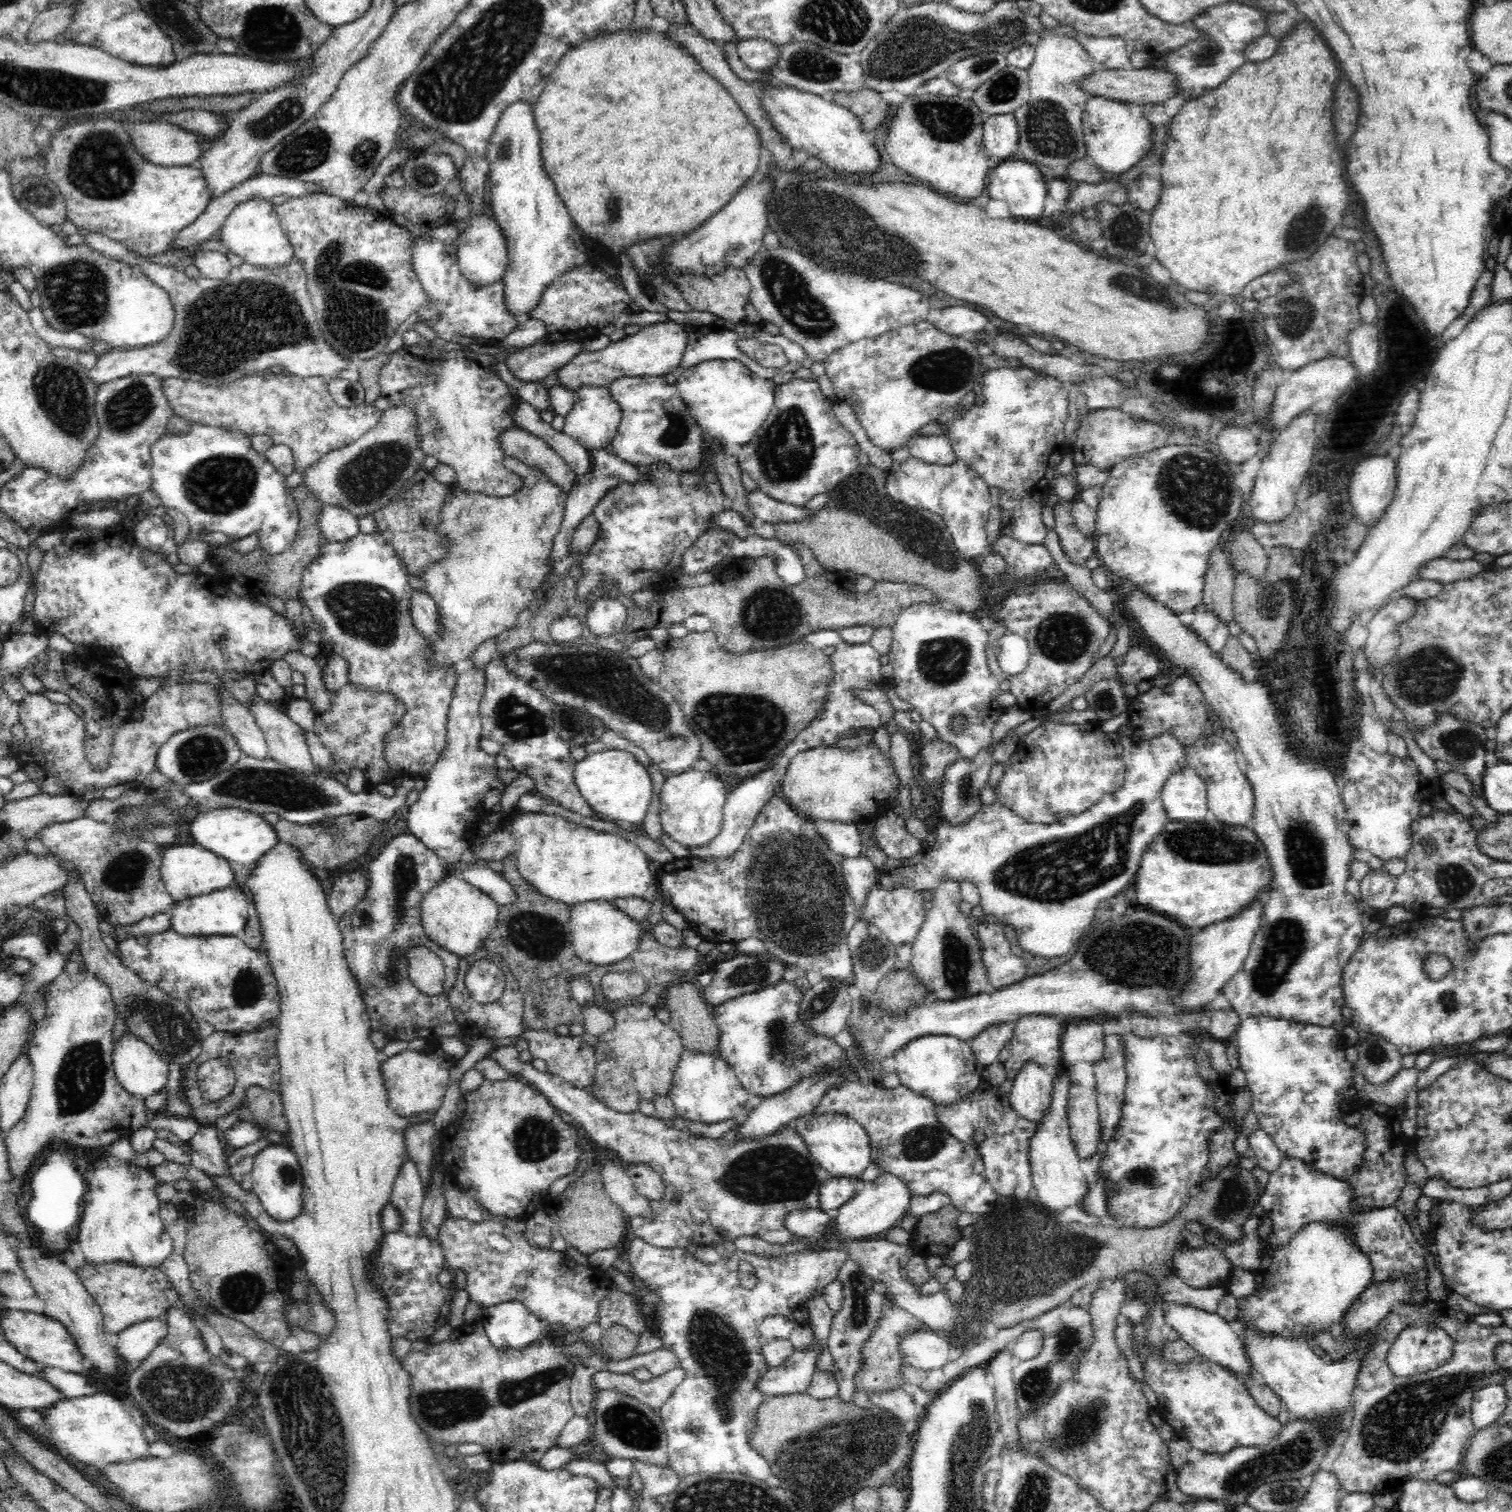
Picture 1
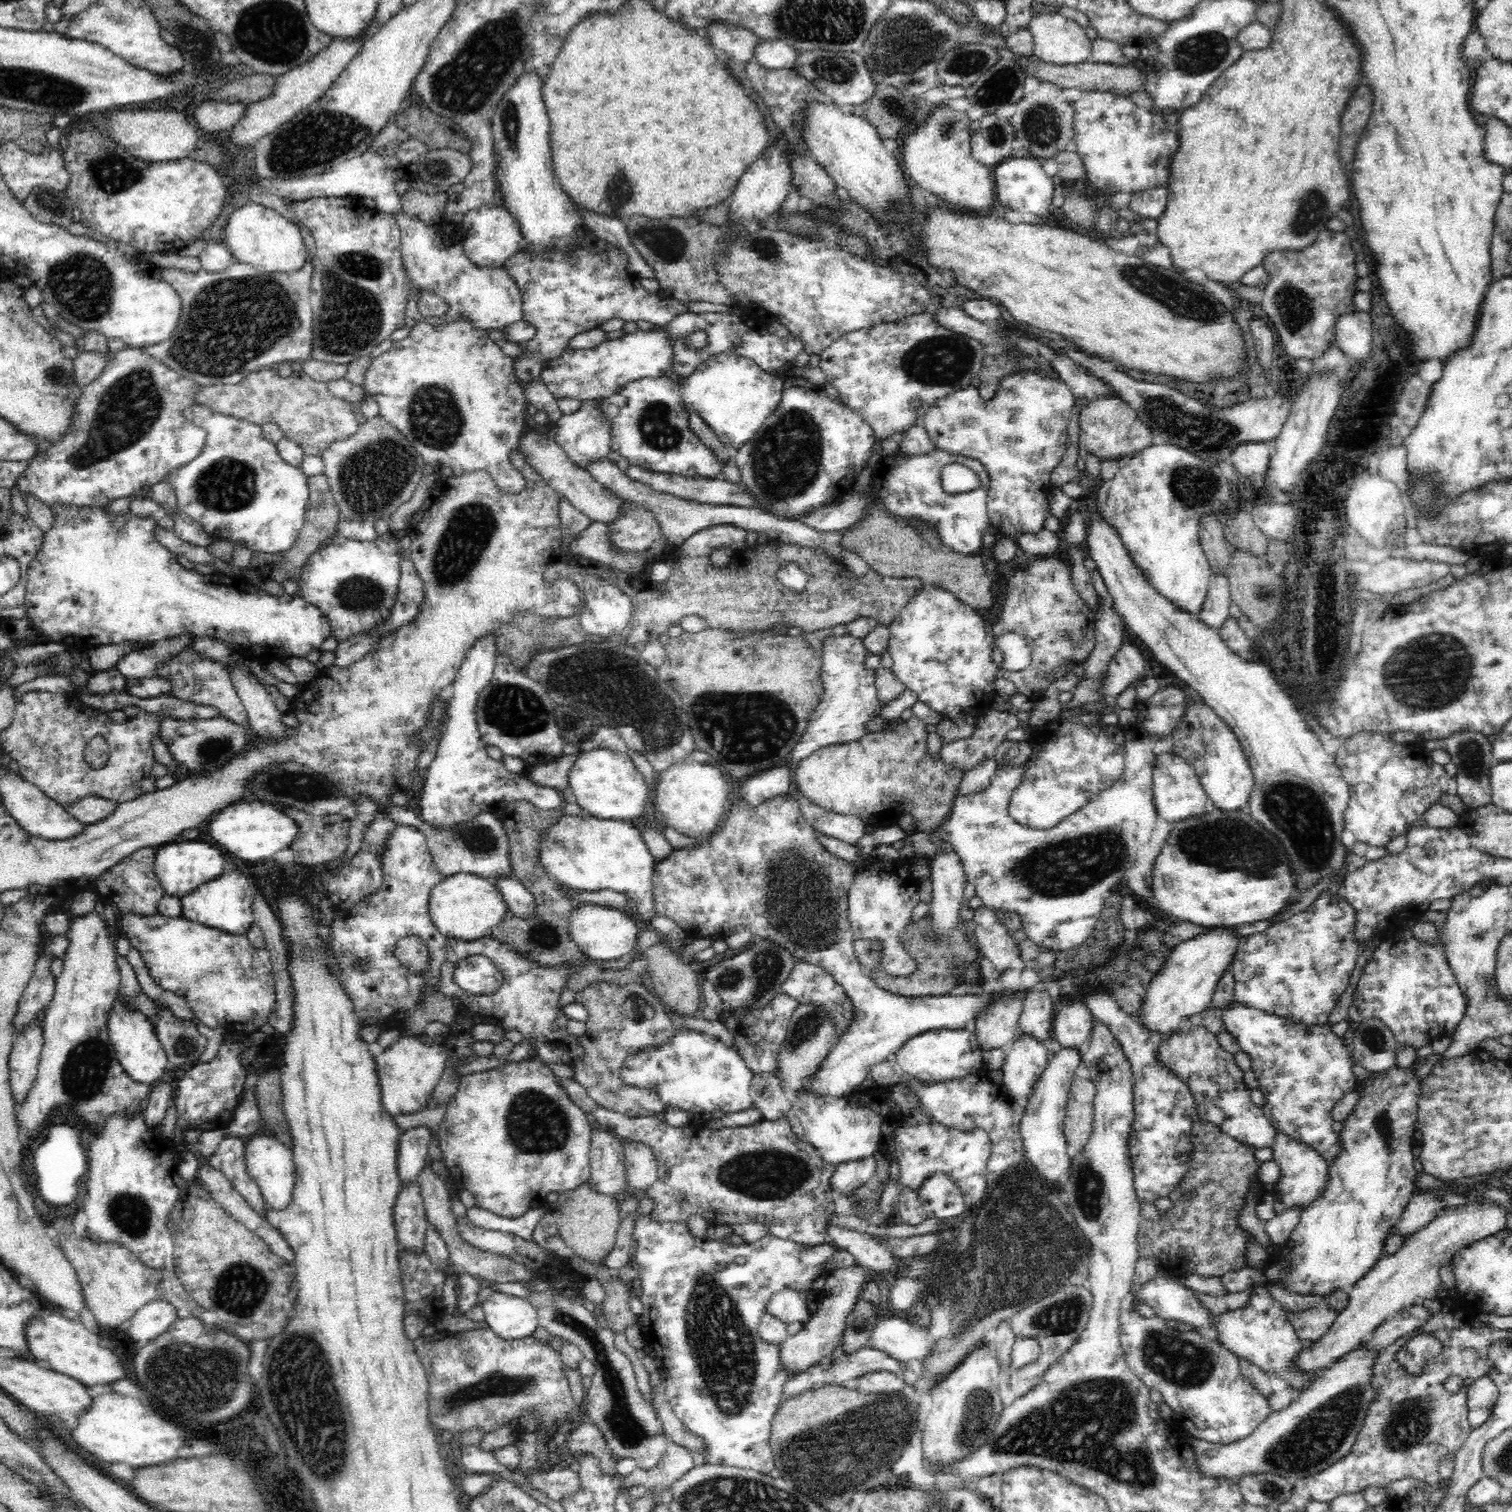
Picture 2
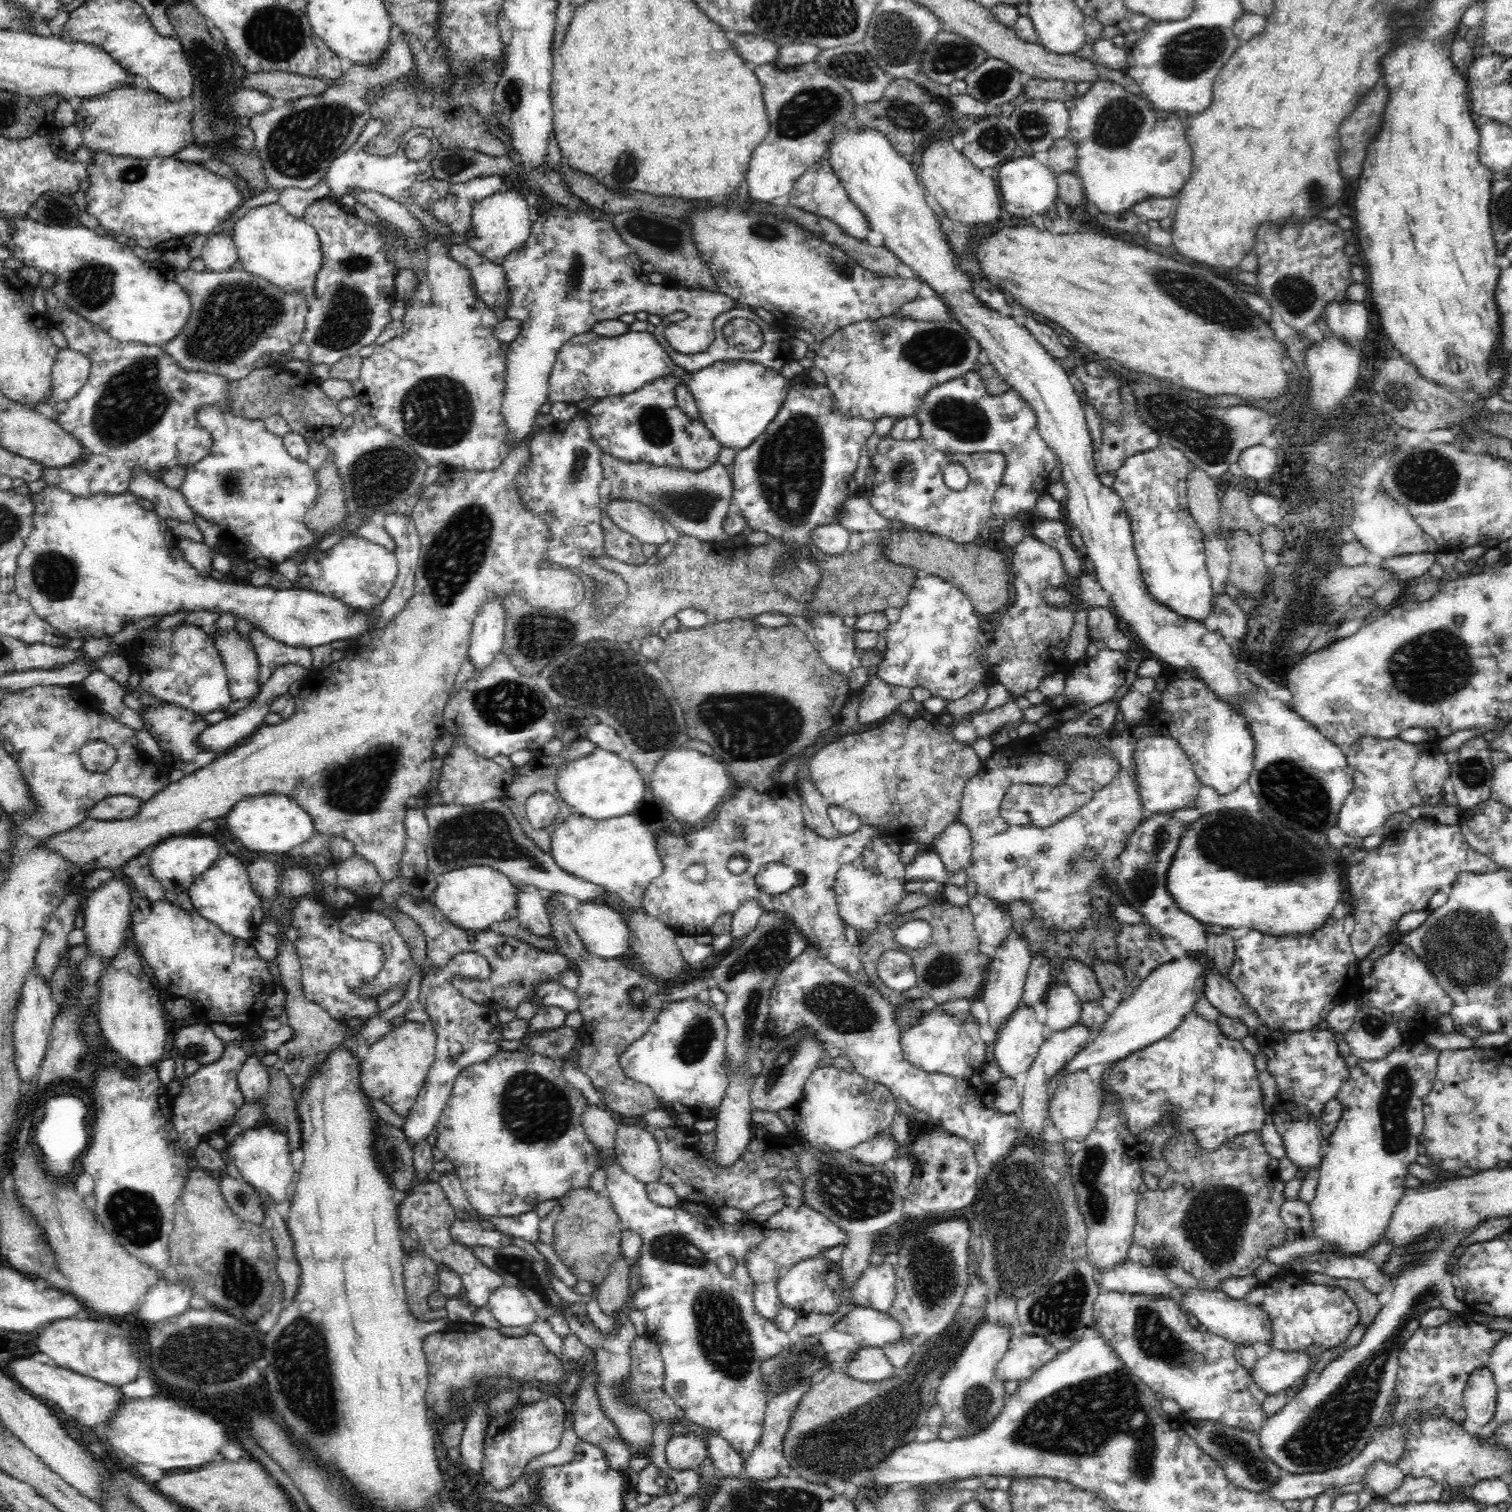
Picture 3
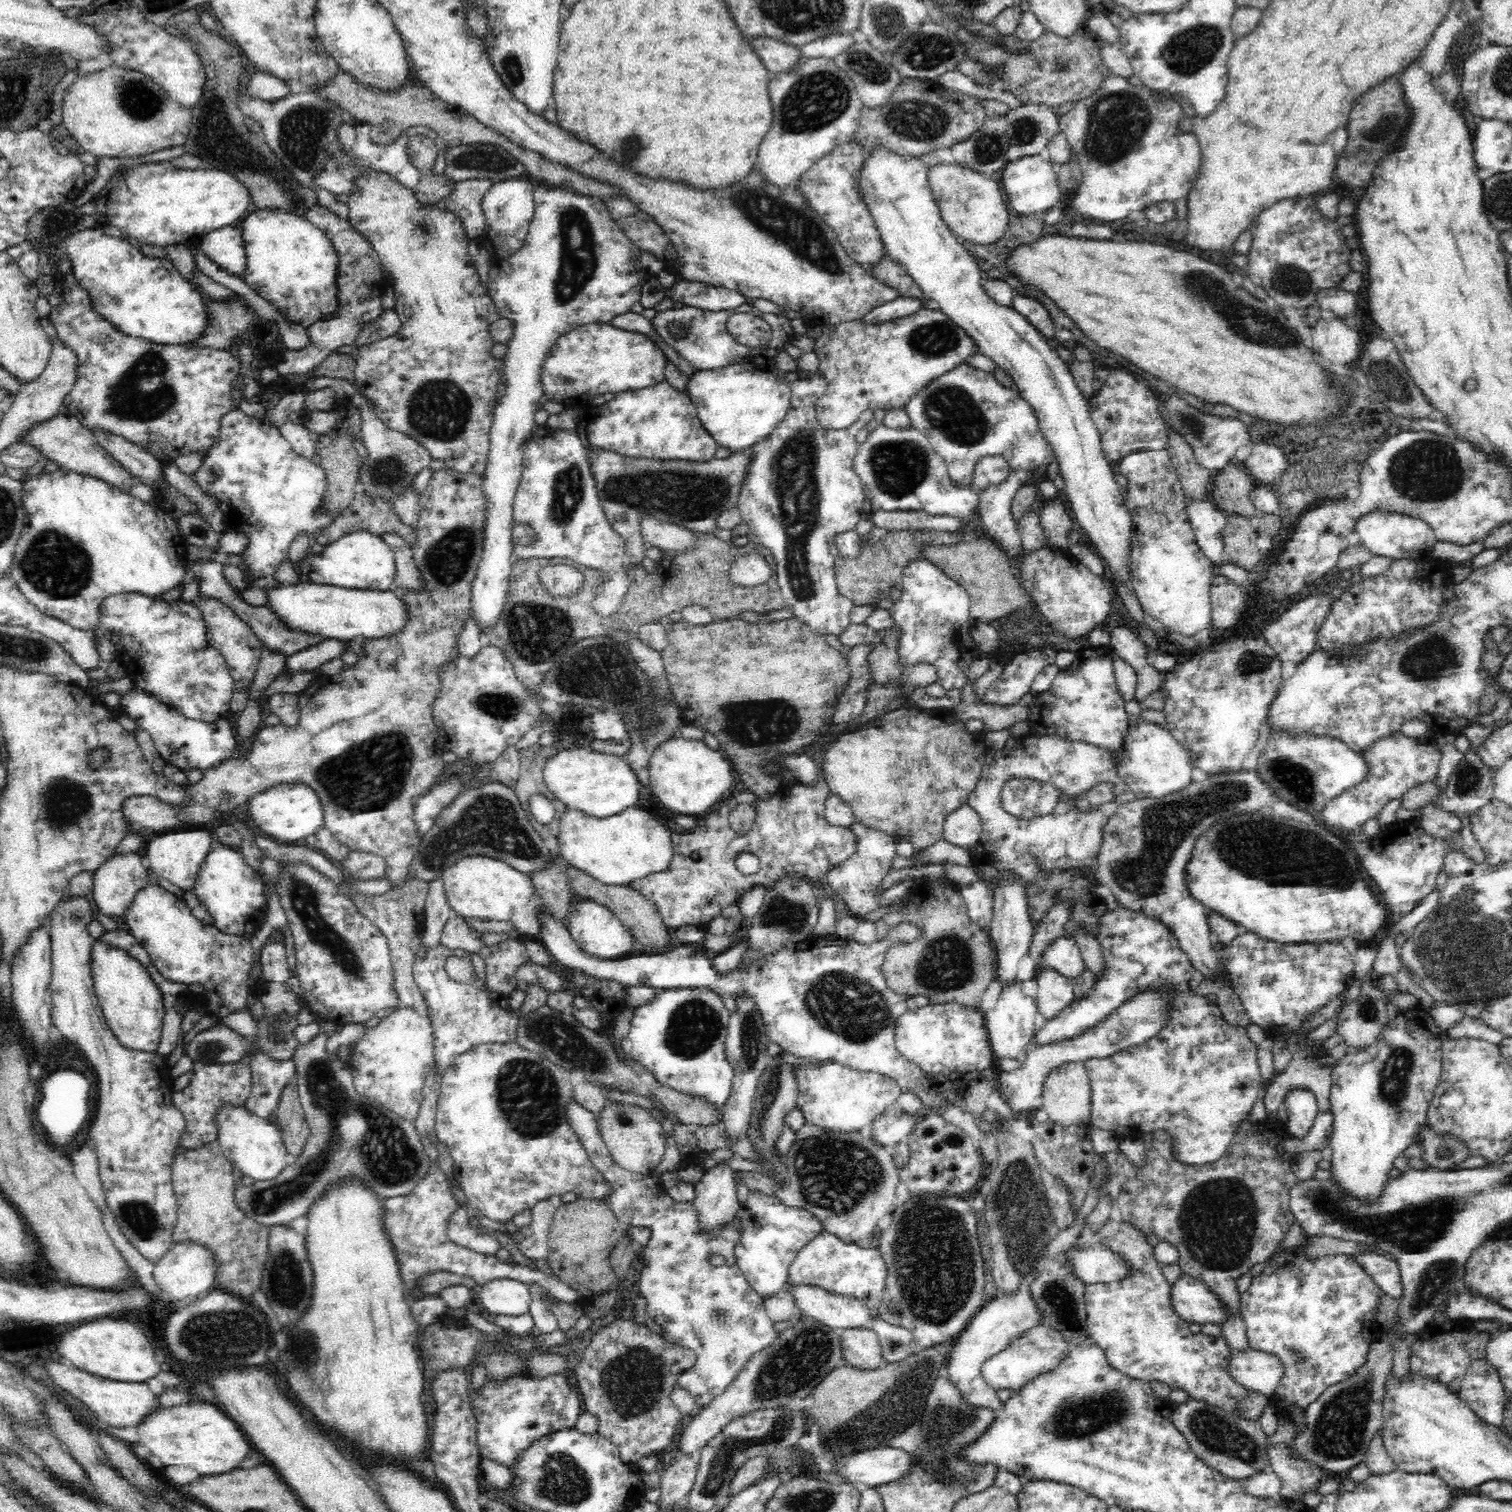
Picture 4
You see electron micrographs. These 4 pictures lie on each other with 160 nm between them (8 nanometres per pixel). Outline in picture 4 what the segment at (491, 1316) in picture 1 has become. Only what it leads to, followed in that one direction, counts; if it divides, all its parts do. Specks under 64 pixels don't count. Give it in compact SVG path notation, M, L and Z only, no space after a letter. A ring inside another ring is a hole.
M497 1279L481 1286L480 1299L488 1316L521 1316L529 1312L532 1298L529 1285L511 1279Z

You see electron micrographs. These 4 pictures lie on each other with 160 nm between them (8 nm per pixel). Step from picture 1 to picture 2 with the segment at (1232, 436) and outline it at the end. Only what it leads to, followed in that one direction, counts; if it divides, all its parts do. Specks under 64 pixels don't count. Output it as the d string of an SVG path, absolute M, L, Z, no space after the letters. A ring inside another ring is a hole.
M1264 442L1240 443L1232 452L1229 458L1240 477L1250 476L1254 473L1265 474L1267 471L1270 450Z

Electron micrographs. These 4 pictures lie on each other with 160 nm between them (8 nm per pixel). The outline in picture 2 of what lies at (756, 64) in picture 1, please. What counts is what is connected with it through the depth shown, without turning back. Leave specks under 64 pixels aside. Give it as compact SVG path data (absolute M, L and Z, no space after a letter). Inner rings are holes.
M781 38L768 39L759 42L753 60L769 70L791 69L799 51Z

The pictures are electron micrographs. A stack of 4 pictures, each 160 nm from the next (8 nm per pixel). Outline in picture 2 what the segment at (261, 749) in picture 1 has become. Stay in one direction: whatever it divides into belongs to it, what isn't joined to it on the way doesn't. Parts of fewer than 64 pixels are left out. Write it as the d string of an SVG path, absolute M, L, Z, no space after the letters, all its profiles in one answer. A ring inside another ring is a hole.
M191 646L180 650L172 658L166 658L158 662L156 670L153 671L155 676L172 681L172 690L168 692L170 696L194 702L194 704L204 704L204 706L214 706L220 711L220 717L227 718L231 722L239 724L245 728L249 741L255 738L255 732L252 730L245 706L242 704L234 685L232 685L229 672L224 669L219 661L212 659L202 659L192 651Z

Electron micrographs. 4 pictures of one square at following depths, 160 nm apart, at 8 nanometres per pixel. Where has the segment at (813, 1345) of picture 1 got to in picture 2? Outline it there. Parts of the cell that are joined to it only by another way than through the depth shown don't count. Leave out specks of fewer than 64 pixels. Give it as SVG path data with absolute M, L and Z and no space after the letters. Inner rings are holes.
M856 1262L848 1269L832 1271L831 1275L820 1283L819 1286L824 1290L824 1298L818 1309L798 1334L789 1337L780 1345L782 1347L782 1365L788 1370L788 1379L809 1370L811 1366L821 1362L822 1358L832 1354L843 1335L845 1318L852 1312L852 1308L860 1296L861 1288L864 1287L863 1284L867 1284L871 1280L874 1280L874 1275L866 1267L862 1267Z

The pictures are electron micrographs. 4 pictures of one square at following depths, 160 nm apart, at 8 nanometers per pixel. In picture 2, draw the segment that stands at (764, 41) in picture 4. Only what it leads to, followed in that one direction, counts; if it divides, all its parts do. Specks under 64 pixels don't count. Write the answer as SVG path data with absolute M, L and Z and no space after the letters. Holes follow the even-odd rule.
M730 24L706 25L703 32L711 44L728 54L735 62L752 61L761 38L752 31Z

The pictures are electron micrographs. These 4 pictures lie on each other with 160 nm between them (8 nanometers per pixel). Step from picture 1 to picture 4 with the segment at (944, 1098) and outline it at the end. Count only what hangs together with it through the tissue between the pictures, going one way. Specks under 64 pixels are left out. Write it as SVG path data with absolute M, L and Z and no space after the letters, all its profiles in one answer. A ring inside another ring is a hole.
M930 1002L913 1011L906 1010L896 1020L894 1029L897 1049L910 1062L933 1076L951 1075L968 1082L982 1078L982 1070L996 1065L997 1059L989 1041L985 1015L980 1009L972 1009L957 1002Z

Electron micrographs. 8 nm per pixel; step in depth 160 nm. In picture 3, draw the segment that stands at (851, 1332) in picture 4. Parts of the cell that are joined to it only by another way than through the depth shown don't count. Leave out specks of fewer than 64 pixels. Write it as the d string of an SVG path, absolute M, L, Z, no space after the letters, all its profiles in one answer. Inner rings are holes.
M860 1345L847 1366L845 1375L860 1382L881 1382L898 1374L883 1348L877 1346Z

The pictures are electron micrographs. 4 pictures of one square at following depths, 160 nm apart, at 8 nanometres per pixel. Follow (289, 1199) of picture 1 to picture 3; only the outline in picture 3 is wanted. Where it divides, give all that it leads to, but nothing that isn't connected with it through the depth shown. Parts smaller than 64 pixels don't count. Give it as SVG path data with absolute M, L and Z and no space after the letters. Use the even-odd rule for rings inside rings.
M272 1126L249 1127L248 1130L241 1131L226 1149L229 1160L234 1161L242 1180L250 1182L264 1197L274 1203L282 1203L290 1198L288 1186L296 1172L290 1160L288 1137L284 1133Z

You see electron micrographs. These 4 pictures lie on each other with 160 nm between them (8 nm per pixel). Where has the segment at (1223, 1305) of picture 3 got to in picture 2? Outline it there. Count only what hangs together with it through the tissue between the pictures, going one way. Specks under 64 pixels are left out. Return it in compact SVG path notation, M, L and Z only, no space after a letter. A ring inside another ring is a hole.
M1264 1284L1247 1286L1247 1291L1250 1293L1250 1299L1244 1308L1216 1316L1216 1326L1214 1326L1216 1338L1240 1359L1249 1360L1266 1373L1272 1372L1274 1376L1286 1382L1287 1386L1291 1386L1300 1393L1322 1371L1302 1374L1301 1370L1294 1369L1296 1354L1303 1347L1292 1323L1288 1321L1286 1312L1277 1301L1271 1298Z

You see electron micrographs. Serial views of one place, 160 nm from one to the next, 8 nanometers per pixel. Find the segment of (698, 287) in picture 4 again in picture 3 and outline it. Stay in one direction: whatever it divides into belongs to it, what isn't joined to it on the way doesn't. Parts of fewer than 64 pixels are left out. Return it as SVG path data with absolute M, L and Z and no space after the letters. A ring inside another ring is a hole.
M537 199L536 211L533 215L533 222L531 226L530 236L526 239L524 246L521 246L518 250L512 251L504 260L501 262L501 269L505 273L506 281L506 292L509 294L509 306L507 307L506 316L516 321L520 321L521 332L517 336L516 340L505 345L506 348L506 374L505 374L505 386L504 386L504 400L501 402L501 415L505 419L504 426L508 429L508 434L504 434L505 440L504 445L508 445L508 450L515 447L522 438L526 438L528 434L532 433L532 428L537 416L540 414L540 409L545 402L548 402L548 387L549 387L549 376L558 355L560 348L568 342L569 339L575 338L577 335L585 334L589 332L592 326L596 323L605 320L618 319L624 314L635 314L644 311L649 314L658 315L661 318L670 316L670 314L676 313L677 311L684 312L687 316L694 316L694 318L702 318L702 326L704 322L713 322L720 314L724 314L725 311L732 310L735 308L736 300L728 298L726 294L714 291L706 291L690 287L665 287L663 284L651 284L649 281L649 275L644 272L642 268L642 260L639 256L624 242L621 234L615 229L613 221L611 220L610 213L603 212L596 208L578 207L577 210L572 210L571 207L564 206L560 202L553 202L553 200Z

